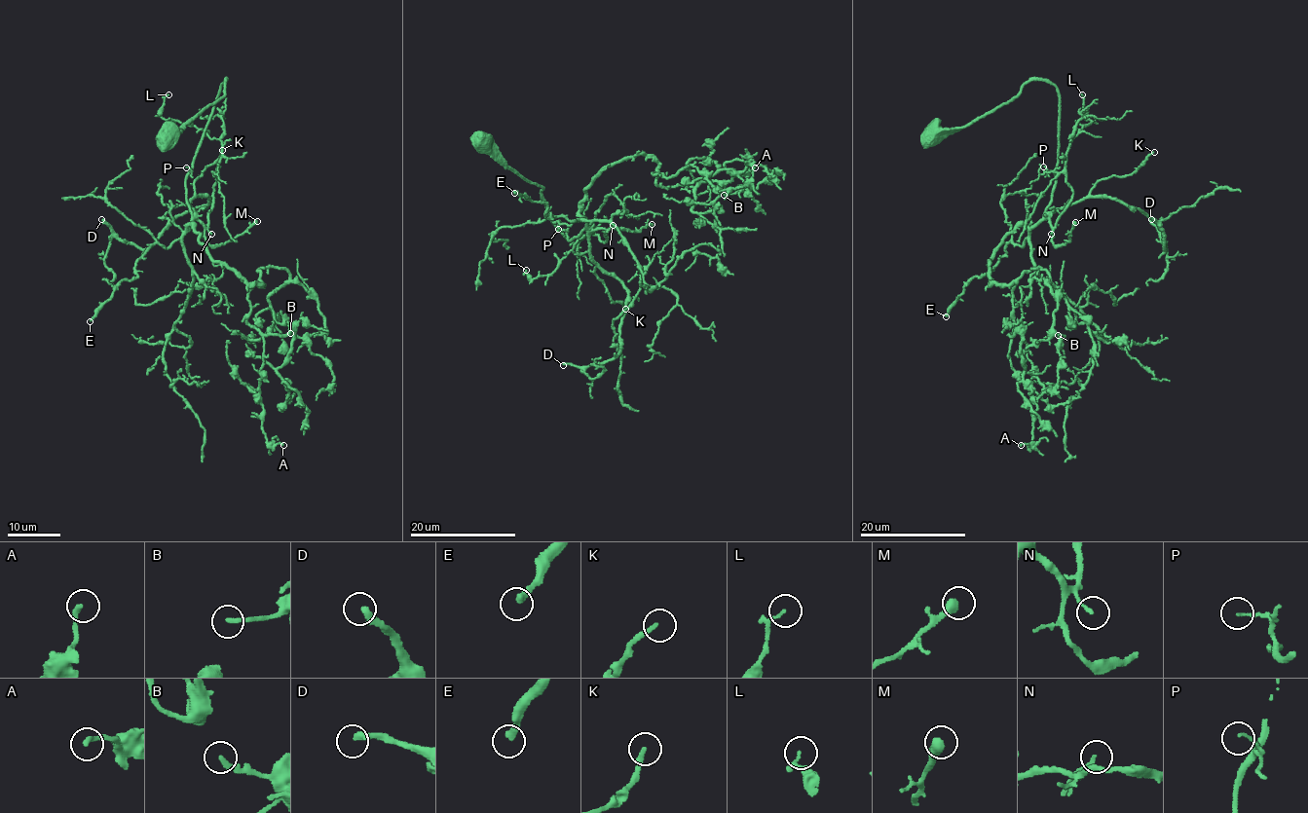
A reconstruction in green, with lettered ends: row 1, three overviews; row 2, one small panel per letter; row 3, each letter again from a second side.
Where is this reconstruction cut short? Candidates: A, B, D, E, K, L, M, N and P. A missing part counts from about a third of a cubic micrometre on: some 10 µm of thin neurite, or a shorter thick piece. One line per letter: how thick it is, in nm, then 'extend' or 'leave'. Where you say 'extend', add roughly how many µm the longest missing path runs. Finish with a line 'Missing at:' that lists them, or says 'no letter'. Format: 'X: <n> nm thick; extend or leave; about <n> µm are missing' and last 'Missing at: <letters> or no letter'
A: 240 nm thick; leave
B: 240 nm thick; leave
D: 340 nm thick; extend; about 35 µm are missing
E: 300 nm thick; extend; about 30 µm are missing
K: 220 nm thick; extend; about 9 µm are missing
L: 120 nm thick; leave
M: 400 nm thick; extend; about 15 µm are missing
N: 150 nm thick; leave
P: 100 nm thick; leave
Missing at: D, E, K, M

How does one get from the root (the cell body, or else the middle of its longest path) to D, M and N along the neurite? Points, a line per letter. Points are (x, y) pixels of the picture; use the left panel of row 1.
D: (167, 139), (219, 101), (226, 80), (185, 180), (192, 213), (193, 199), (206, 204), (147, 248), (101, 219)
M: (167, 139), (219, 101), (226, 80), (187, 175), (185, 201), (209, 245), (232, 240), (257, 221)
N: (167, 139), (174, 138), (185, 125), (219, 101), (226, 80), (219, 87), (185, 180), (189, 209), (211, 234)

